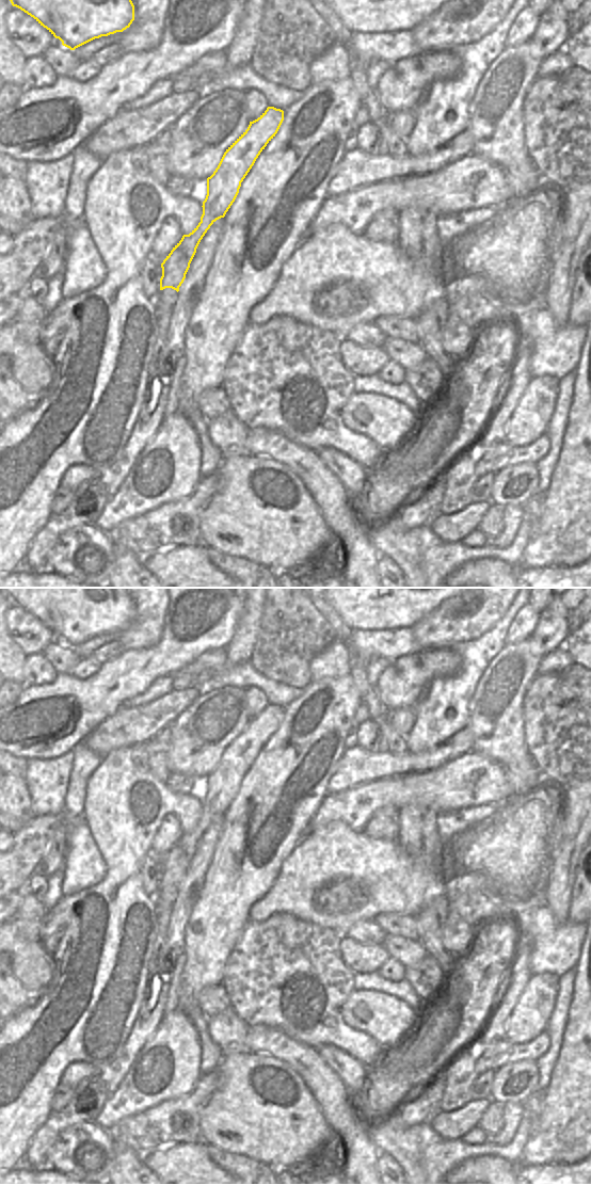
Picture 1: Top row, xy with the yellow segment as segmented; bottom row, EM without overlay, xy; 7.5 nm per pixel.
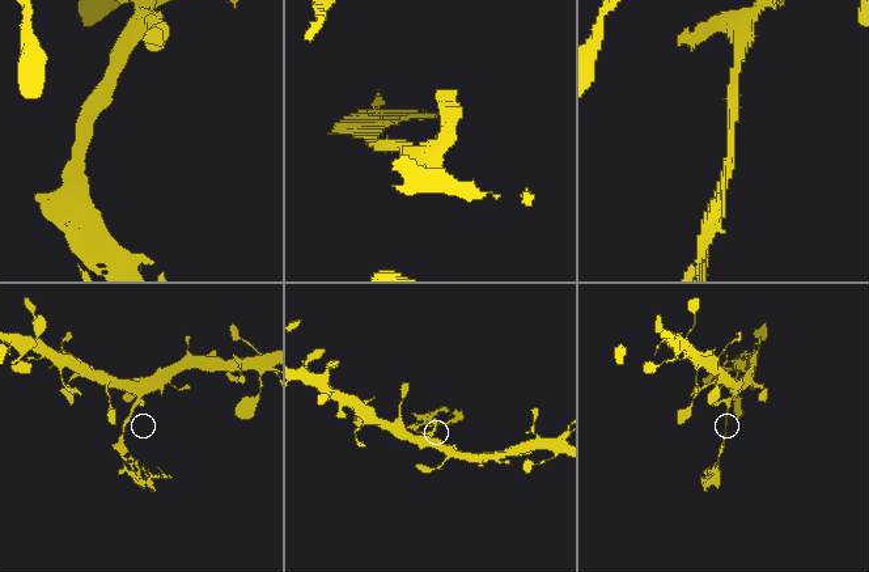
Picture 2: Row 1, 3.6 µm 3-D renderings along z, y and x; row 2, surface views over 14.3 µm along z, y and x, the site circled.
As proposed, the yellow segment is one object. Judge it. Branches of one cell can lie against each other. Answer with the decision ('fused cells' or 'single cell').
fused cells

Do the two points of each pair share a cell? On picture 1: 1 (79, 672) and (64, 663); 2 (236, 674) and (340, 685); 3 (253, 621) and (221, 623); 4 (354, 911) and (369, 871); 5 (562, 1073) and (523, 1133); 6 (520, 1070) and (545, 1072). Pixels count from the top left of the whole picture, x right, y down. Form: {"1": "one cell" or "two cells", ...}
{"1": "two cells", "2": "two cells", "3": "two cells", "4": "one cell", "5": "two cells", "6": "two cells"}

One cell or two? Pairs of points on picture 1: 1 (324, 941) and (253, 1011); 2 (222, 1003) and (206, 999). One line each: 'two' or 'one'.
1: one
2: one

